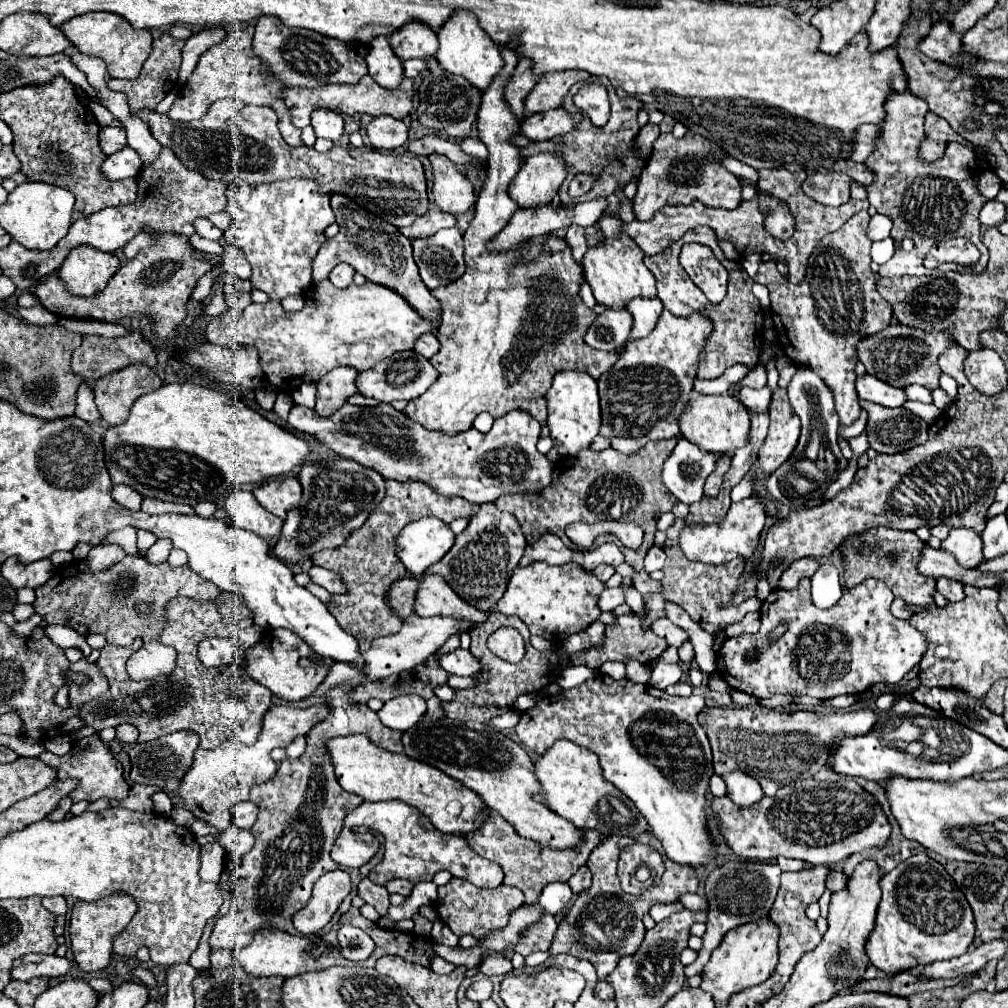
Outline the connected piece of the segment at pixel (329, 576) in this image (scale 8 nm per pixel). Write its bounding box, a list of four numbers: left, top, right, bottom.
[308,566,348,594]

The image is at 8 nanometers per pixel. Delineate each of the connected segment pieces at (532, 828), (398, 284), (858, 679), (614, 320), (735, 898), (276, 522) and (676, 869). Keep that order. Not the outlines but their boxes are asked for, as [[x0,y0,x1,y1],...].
[[402,718,580,848],[312,194,442,332],[718,578,928,700],[584,310,632,352],[686,862,780,976],[224,490,282,540],[550,836,698,998]]

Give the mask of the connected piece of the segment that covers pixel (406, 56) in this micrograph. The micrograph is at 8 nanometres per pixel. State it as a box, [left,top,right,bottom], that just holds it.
[388,20,438,60]

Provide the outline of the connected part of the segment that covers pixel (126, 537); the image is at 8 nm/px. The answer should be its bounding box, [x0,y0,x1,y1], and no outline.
[103,527,138,554]

